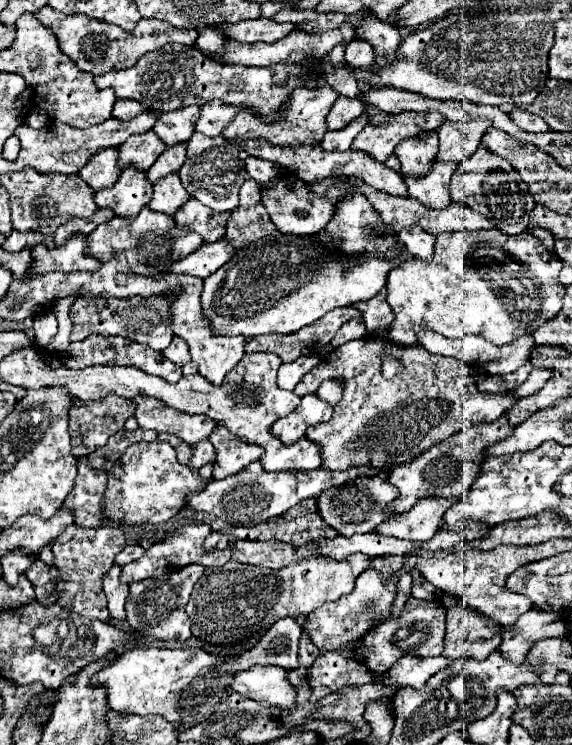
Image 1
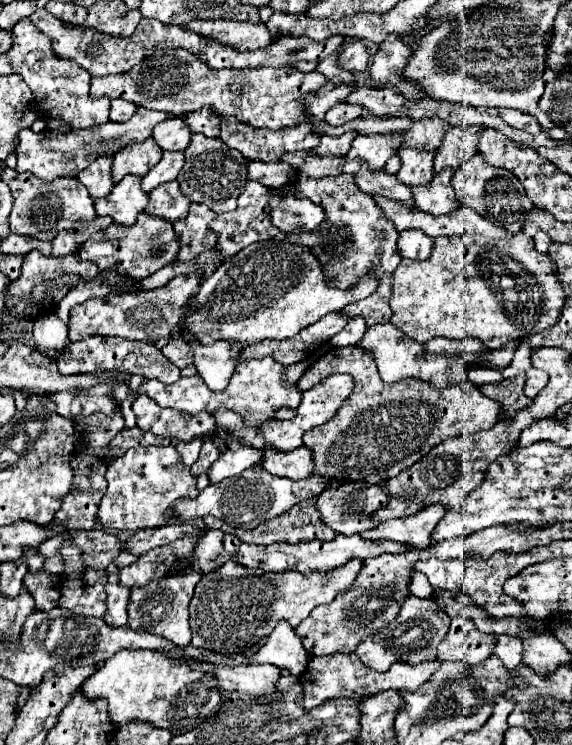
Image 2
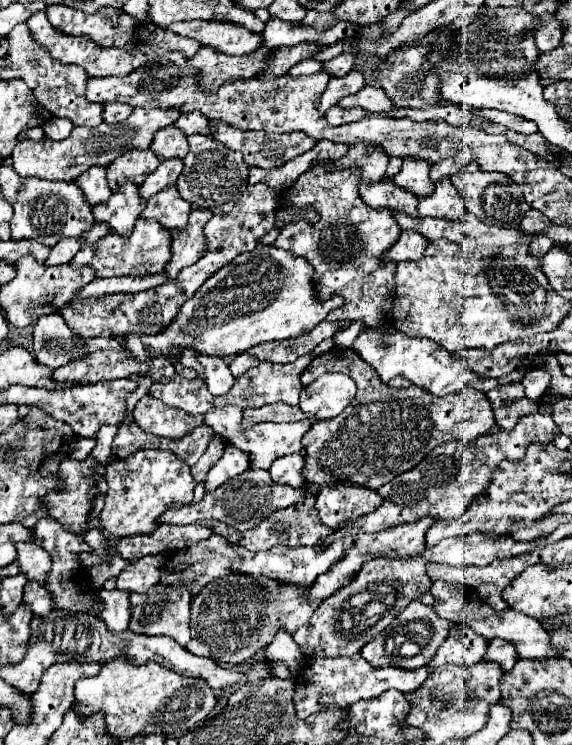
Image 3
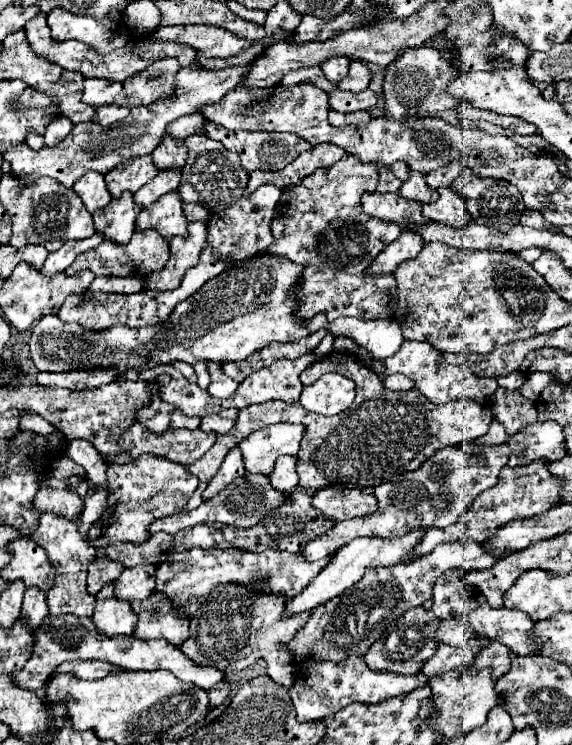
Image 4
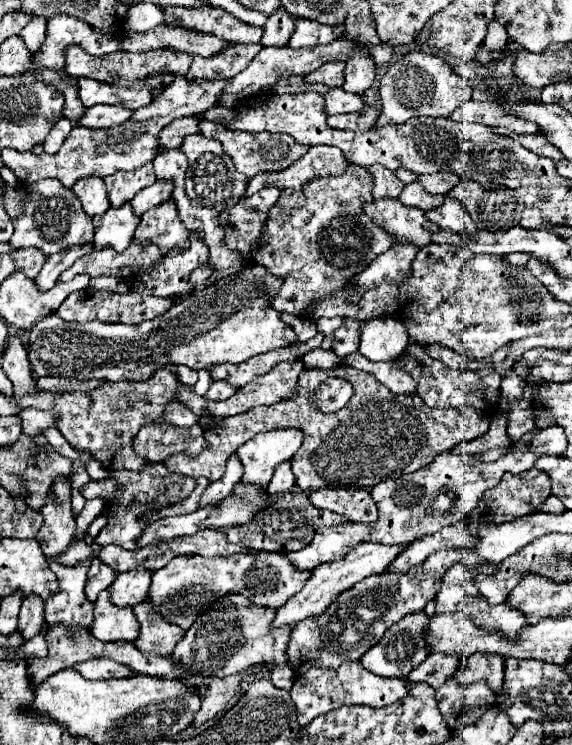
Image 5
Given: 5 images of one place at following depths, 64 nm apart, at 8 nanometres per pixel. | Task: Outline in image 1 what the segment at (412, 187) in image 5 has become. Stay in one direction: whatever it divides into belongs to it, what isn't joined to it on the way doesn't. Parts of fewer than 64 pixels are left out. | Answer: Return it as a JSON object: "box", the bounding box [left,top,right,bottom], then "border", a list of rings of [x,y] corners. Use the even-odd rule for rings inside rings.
{"box":[396,134,438,178],"border":[[[432,134],[430,140],[426,138],[408,138],[396,146],[396,156],[402,162],[402,176],[422,178],[430,172],[432,160],[438,152],[438,136]]]}

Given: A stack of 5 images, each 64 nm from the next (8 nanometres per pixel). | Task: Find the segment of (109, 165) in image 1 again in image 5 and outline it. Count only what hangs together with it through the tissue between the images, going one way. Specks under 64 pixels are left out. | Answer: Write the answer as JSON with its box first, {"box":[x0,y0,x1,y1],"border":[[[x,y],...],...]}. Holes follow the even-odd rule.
{"box":[72,176,110,218],"border":[[[98,176],[80,178],[72,186],[72,190],[78,196],[78,200],[82,202],[82,208],[90,218],[104,214],[110,208],[108,196],[106,196],[106,188],[104,188],[104,180],[98,178]]]}

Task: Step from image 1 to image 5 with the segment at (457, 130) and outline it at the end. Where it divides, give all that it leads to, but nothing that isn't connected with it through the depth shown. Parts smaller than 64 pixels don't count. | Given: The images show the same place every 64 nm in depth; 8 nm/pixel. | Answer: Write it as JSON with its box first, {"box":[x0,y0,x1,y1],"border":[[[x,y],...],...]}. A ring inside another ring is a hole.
{"box":[418,172,460,196],"border":[[[438,172],[438,174],[430,174],[430,176],[418,176],[418,180],[428,194],[446,196],[460,178],[452,172]]]}

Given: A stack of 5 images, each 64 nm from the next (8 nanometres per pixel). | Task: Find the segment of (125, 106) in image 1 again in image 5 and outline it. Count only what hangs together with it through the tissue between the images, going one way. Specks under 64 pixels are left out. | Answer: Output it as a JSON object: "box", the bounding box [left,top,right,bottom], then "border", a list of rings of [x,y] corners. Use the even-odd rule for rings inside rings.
{"box":[78,106,132,128],"border":[[[92,106],[88,112],[78,120],[78,126],[84,128],[112,128],[124,124],[132,116],[132,110],[124,106]]]}

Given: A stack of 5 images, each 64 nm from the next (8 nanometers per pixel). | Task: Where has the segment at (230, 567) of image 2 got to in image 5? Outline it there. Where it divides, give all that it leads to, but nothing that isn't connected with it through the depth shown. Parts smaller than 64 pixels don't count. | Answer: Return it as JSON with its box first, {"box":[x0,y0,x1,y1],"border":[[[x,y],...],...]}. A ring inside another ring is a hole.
{"box":[172,594,294,692],"border":[[[240,594],[224,596],[224,600],[218,600],[208,612],[198,616],[198,620],[180,640],[180,644],[176,644],[172,660],[182,664],[184,670],[188,666],[190,674],[204,674],[204,676],[216,676],[216,678],[238,674],[244,668],[250,668],[252,664],[274,662],[278,666],[276,672],[270,674],[274,686],[290,692],[294,684],[294,674],[286,664],[288,660],[286,644],[288,644],[292,628],[272,630],[274,614],[276,614],[274,608],[252,608],[250,610],[248,600],[244,600],[244,596]]]}

